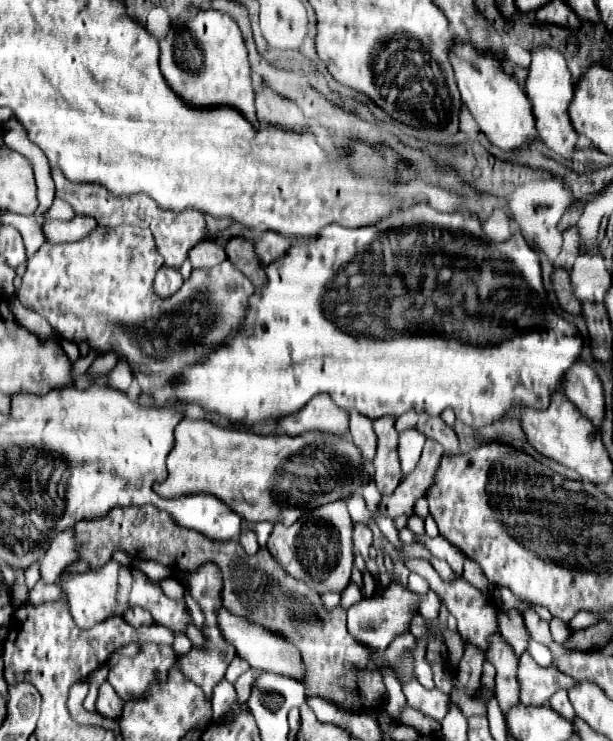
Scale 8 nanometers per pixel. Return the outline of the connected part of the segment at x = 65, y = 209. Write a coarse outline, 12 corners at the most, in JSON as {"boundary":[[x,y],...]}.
{"boundary":[[54,199],[46,221],[70,221],[72,207]]}

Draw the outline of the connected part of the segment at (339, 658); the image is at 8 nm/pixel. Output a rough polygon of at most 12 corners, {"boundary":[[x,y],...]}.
{"boundary":[[150,505],[74,529],[91,570],[120,549],[182,573],[218,565],[222,605],[302,651],[308,695],[356,711],[386,697],[346,611]]}

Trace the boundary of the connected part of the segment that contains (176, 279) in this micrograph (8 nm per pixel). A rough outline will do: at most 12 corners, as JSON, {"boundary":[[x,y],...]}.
{"boundary":[[160,267],[154,279],[154,293],[170,297],[184,279],[176,269]]}

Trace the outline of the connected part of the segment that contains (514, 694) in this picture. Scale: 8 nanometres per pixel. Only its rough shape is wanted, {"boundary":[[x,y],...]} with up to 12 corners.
{"boundary":[[500,635],[486,659],[496,667],[496,699],[506,713],[518,705],[518,659]]}

